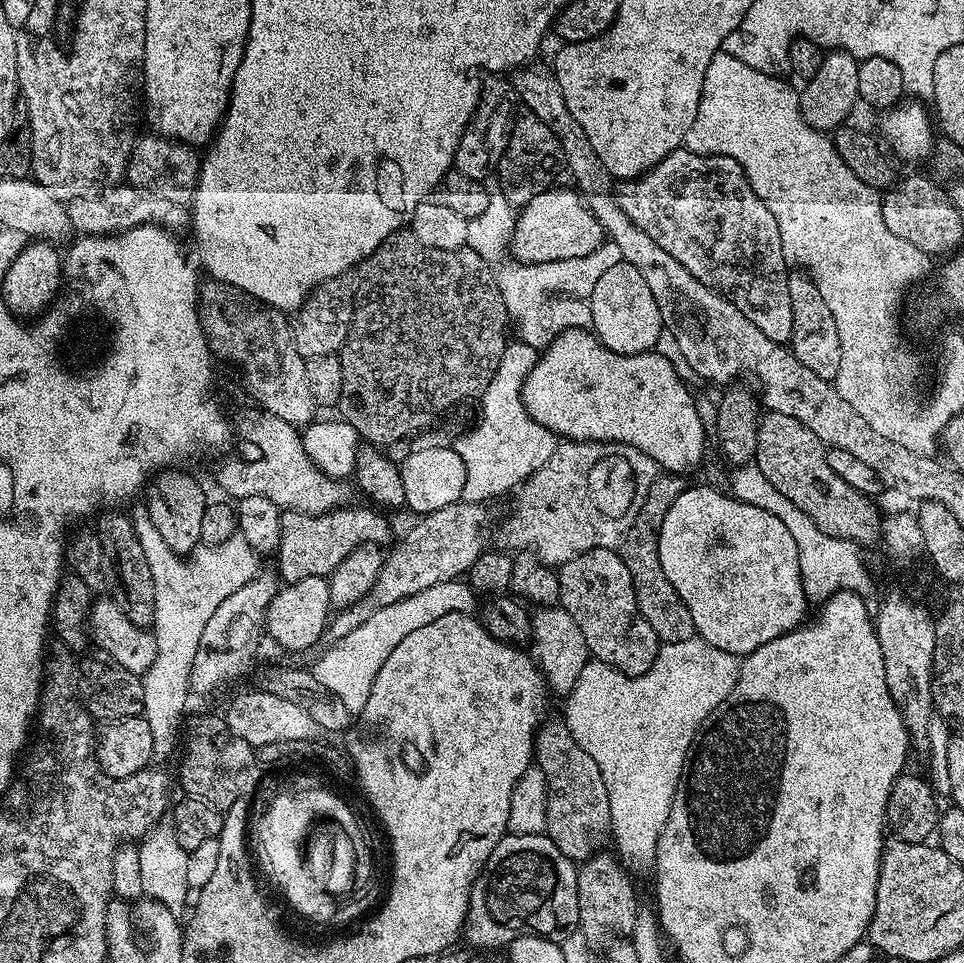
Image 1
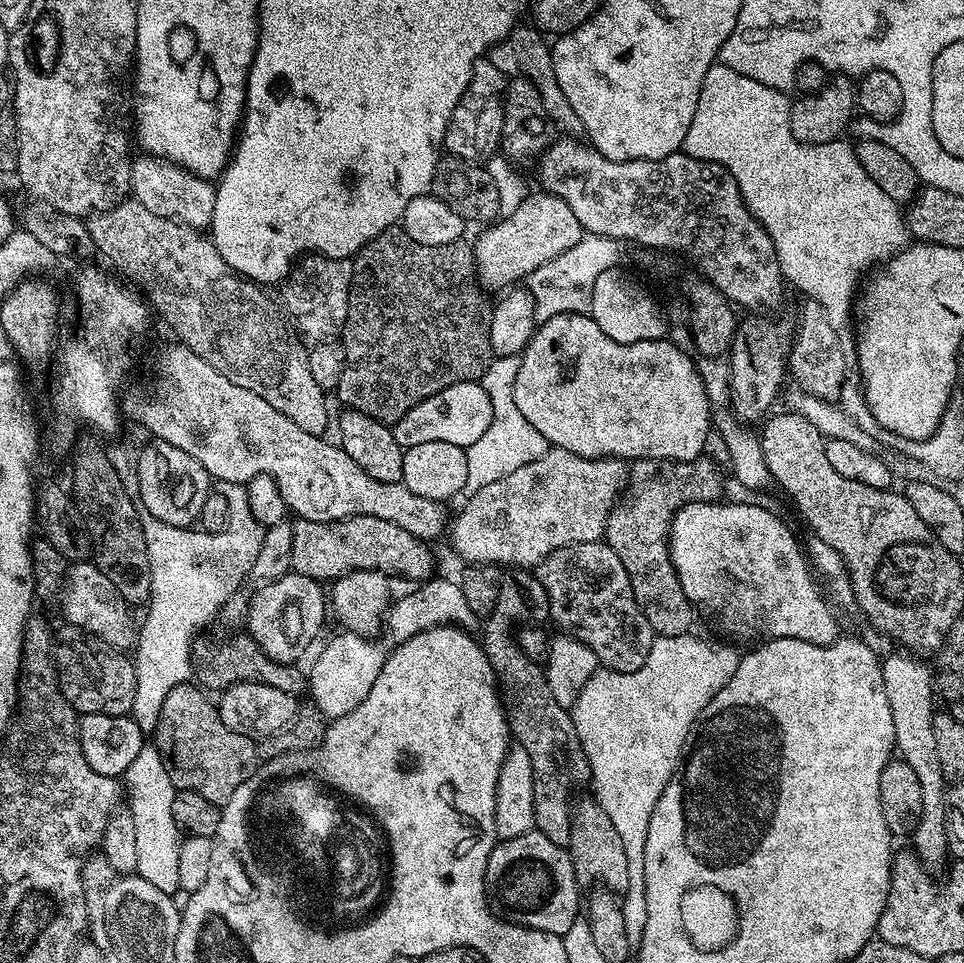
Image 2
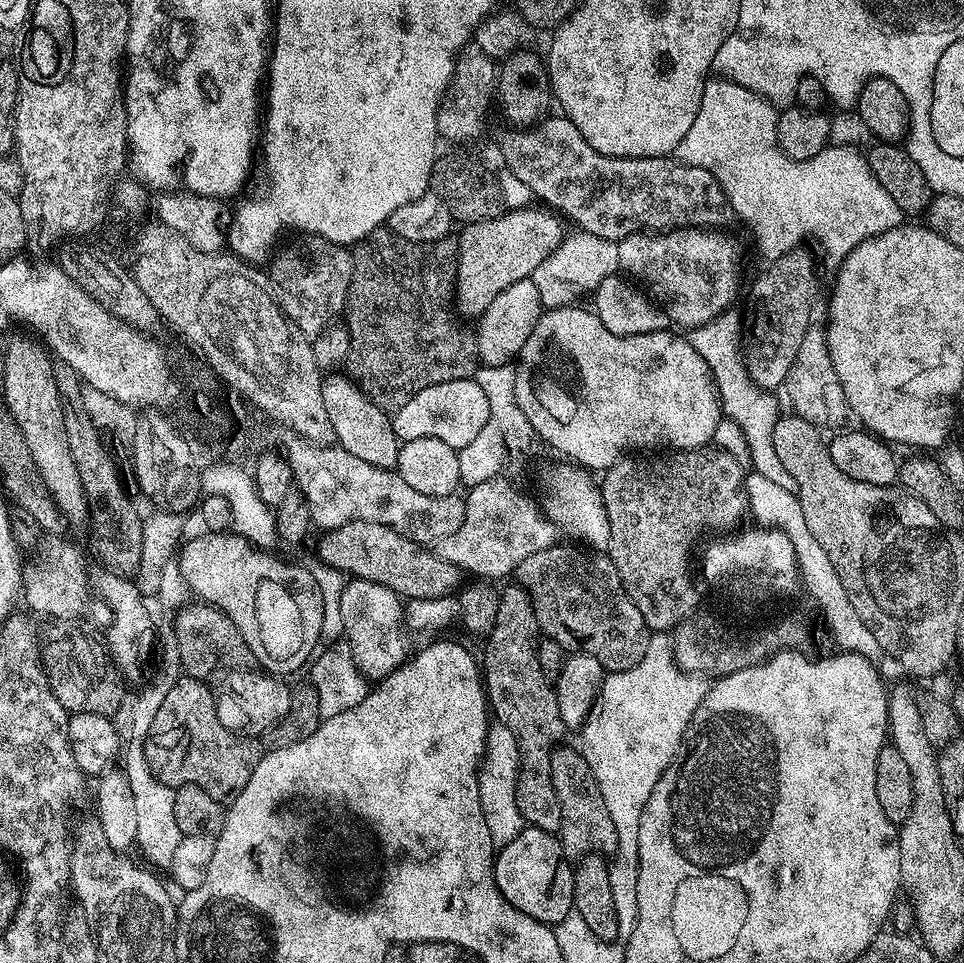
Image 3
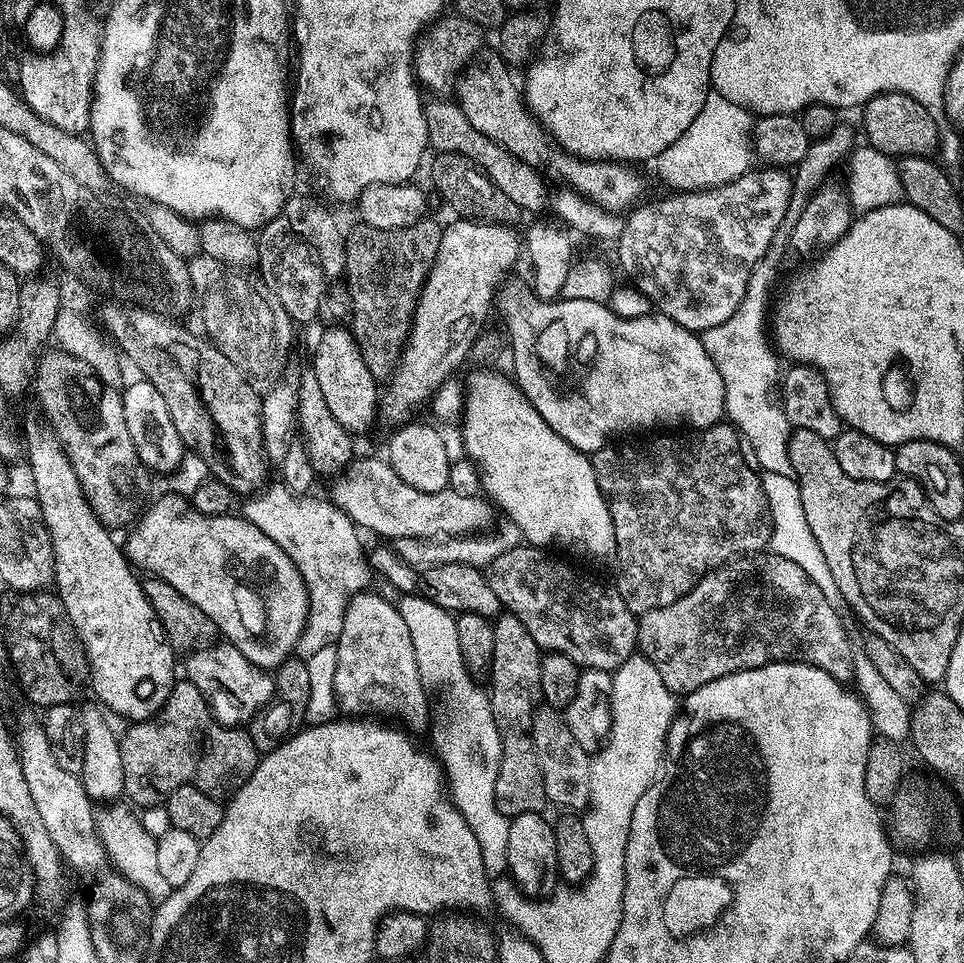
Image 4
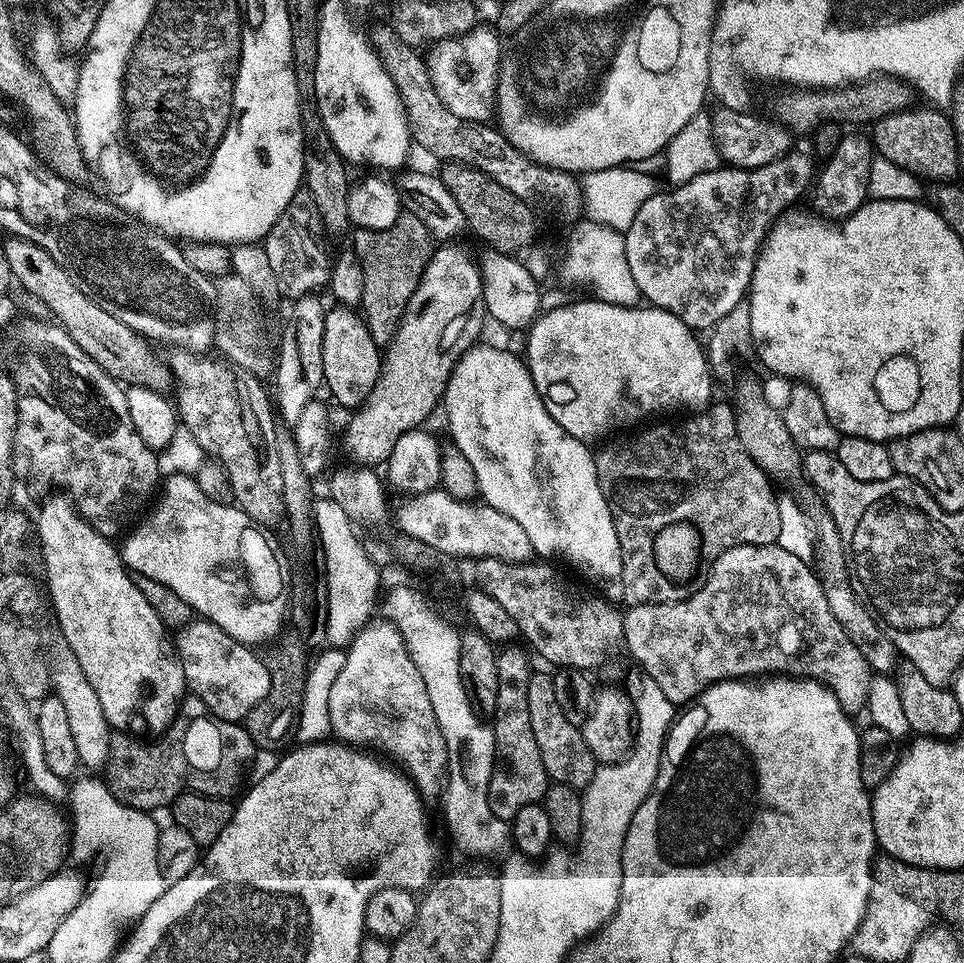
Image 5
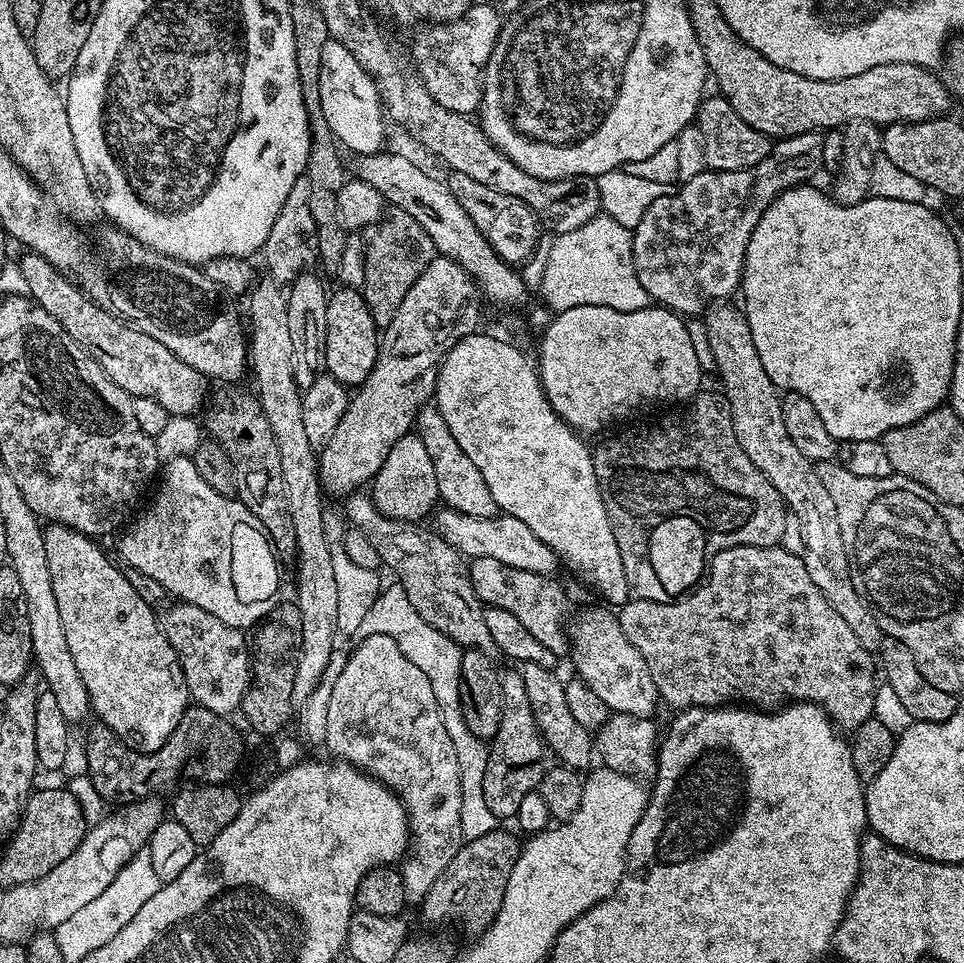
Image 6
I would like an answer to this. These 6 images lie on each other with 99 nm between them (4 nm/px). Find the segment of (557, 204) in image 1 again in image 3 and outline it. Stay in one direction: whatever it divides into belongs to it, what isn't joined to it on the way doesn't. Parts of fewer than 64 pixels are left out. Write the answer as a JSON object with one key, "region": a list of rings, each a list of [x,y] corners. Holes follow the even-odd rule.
{"region":[[[534,207],[513,208],[496,220],[469,223],[465,227],[468,229],[459,233],[460,253],[456,259],[454,308],[461,317],[479,318],[502,290],[514,282],[531,277],[541,262],[549,259],[552,251],[563,242],[566,229],[560,225],[561,217],[541,207]]]}

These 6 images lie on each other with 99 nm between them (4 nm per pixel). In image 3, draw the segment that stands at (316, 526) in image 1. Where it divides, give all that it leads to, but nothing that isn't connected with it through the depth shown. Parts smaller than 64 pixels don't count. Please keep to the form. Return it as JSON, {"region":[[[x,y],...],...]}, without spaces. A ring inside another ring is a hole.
{"region":[[[346,522],[341,528],[327,529],[321,536],[324,537],[320,540],[320,560],[325,565],[358,580],[378,582],[378,586],[386,586],[401,598],[442,598],[461,587],[462,573],[458,566],[439,560],[435,551],[416,544],[390,526],[382,526],[382,522]]]}

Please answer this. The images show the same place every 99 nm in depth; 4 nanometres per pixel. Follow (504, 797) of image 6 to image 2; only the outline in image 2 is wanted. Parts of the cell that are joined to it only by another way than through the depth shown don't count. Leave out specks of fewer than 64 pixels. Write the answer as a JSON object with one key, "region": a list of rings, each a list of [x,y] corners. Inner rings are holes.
{"region":[[[512,568],[500,577],[496,611],[487,617],[482,647],[496,675],[508,714],[508,730],[515,743],[530,754],[530,766],[534,770],[534,822],[535,831],[546,834],[550,842],[567,845],[572,829],[573,801],[568,801],[571,784],[589,775],[580,741],[576,739],[576,727],[572,713],[559,705],[550,692],[545,669],[532,661],[517,644],[514,629],[521,622],[531,621],[531,616],[543,613],[546,608],[544,587],[535,571],[527,568]],[[556,748],[568,748],[568,768],[560,761]]]}

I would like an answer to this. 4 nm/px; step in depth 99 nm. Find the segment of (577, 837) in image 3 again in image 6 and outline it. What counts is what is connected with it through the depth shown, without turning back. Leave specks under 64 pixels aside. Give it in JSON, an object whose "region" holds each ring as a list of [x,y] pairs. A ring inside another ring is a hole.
{"region":[[[524,664],[519,669],[519,674],[522,682],[526,682],[526,698],[530,698],[530,710],[534,710],[536,727],[540,729],[540,739],[544,741],[547,751],[551,755],[553,752],[565,768],[587,769],[587,764],[594,760],[594,736],[591,731],[580,726],[570,712],[564,690],[565,681],[559,680],[553,669],[537,664]]]}

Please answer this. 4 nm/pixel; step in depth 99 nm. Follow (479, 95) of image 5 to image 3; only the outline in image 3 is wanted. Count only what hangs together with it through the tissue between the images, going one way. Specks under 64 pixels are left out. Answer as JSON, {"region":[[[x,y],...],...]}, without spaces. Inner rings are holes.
{"region":[[[552,114],[547,118],[539,121],[535,126],[525,127],[523,130],[510,130],[514,132],[504,132],[500,136],[500,152],[504,155],[503,167],[513,172],[514,176],[529,186],[533,197],[546,205],[549,209],[555,210],[561,217],[570,219],[576,223],[577,229],[589,232],[590,234],[598,234],[598,238],[606,238],[607,240],[622,241],[630,234],[635,232],[646,232],[649,230],[671,230],[673,228],[708,228],[716,226],[720,219],[726,213],[726,201],[724,192],[718,186],[718,182],[714,178],[714,174],[710,174],[706,170],[702,170],[698,166],[686,166],[681,164],[679,160],[672,156],[607,156],[598,150],[594,150],[594,146],[590,146],[590,142],[586,142],[586,138],[582,138],[582,134],[578,134],[578,126],[574,126],[574,122],[570,122],[568,117],[563,114]]]}

